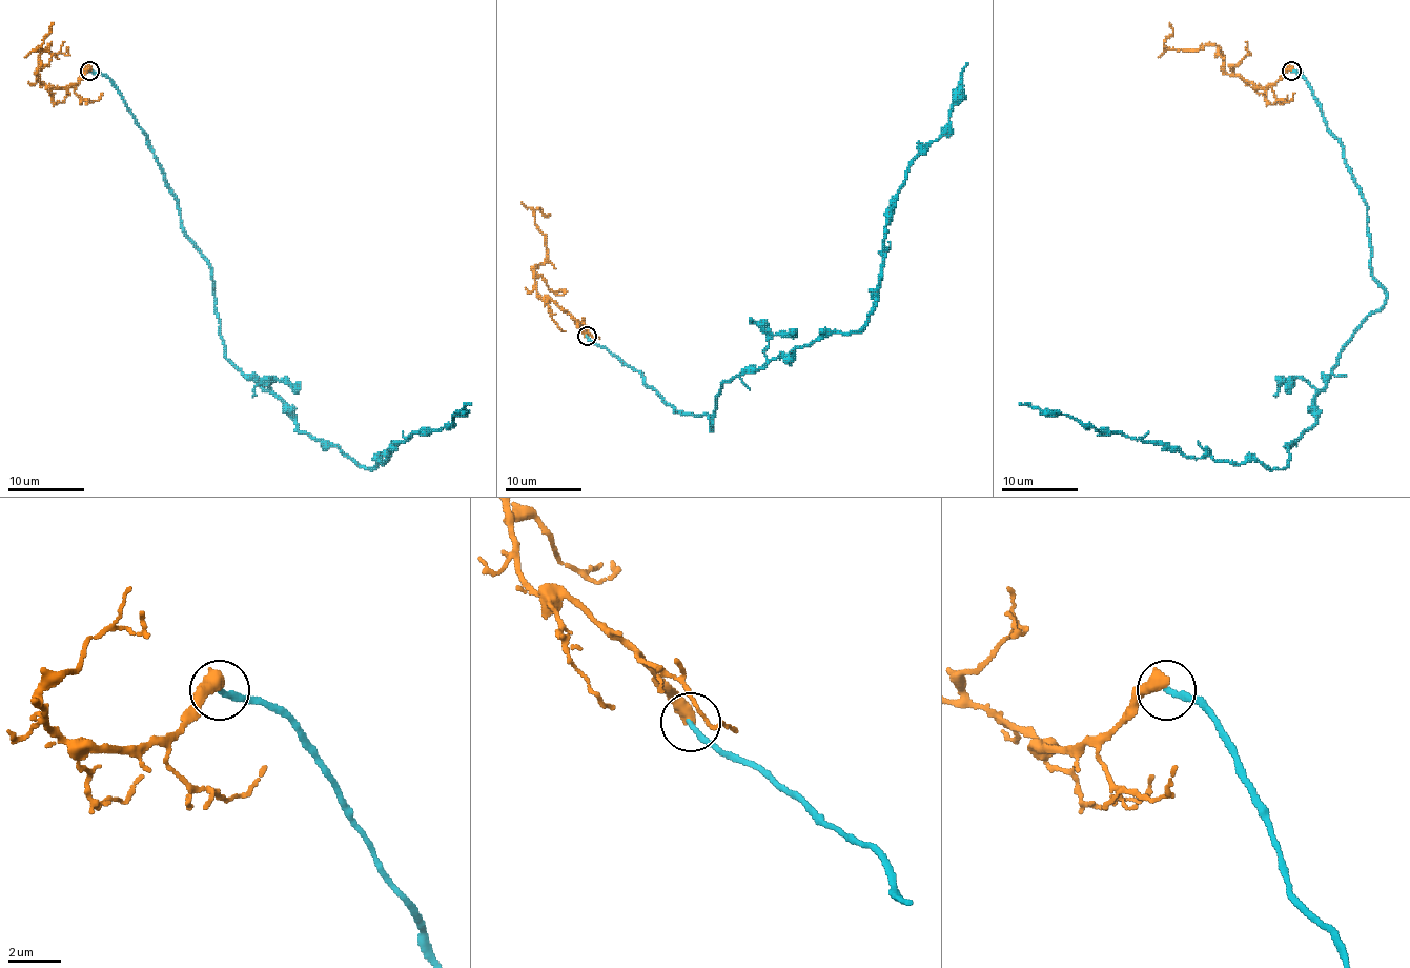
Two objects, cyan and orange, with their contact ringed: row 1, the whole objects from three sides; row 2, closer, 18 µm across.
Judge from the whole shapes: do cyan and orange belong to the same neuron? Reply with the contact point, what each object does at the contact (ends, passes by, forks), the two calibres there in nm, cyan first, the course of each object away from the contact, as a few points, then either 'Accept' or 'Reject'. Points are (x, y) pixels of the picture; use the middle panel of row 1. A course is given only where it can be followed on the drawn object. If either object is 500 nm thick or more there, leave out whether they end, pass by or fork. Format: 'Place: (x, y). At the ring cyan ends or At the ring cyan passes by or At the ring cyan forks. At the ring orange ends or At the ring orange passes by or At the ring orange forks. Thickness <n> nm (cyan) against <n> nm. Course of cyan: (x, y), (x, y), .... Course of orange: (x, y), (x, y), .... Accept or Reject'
Place: (587, 336). Thickness 240 nm (cyan) against 550 nm. Course of cyan: (586, 335), (711, 429), (724, 382), (856, 333), (907, 167), (948, 122), (967, 63). Course of orange: (586, 335), (536, 287), (534, 270), (546, 259), (546, 238), (534, 213), (538, 207), (550, 213). Reject

